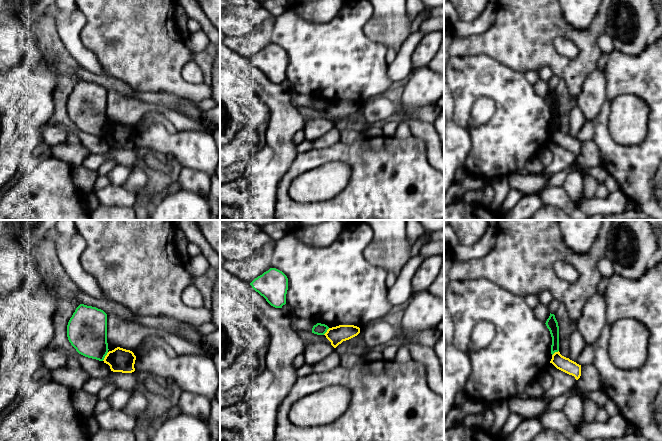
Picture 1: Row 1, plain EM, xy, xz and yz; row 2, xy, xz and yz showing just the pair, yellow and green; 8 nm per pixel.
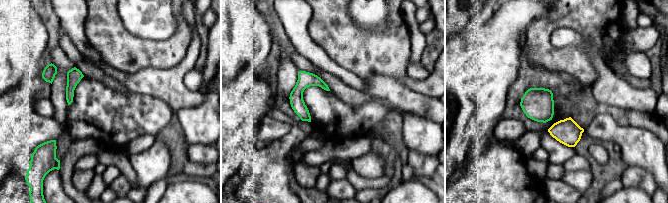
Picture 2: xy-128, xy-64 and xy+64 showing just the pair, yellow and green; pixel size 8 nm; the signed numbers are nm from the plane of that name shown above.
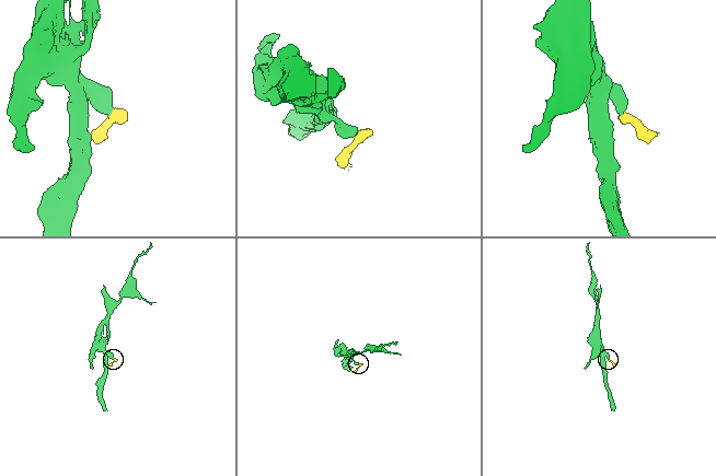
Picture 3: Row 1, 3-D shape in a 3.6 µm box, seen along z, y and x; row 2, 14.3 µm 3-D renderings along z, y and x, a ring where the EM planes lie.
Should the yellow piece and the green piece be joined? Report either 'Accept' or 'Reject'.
Reject

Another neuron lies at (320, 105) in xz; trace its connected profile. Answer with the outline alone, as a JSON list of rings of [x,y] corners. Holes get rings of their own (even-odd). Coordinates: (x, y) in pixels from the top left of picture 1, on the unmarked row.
[[[317,99],[316,101],[313,102],[312,104],[312,109],[317,110],[317,111],[324,111],[329,103],[325,100]]]

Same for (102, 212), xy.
[[[98,206],[90,216],[90,220],[137,220],[132,207]]]

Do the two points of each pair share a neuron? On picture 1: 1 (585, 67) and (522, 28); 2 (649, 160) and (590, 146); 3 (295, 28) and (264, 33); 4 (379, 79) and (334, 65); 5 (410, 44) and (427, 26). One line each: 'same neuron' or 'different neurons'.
1: same neuron
2: different neurons
3: different neurons
4: same neuron
5: different neurons

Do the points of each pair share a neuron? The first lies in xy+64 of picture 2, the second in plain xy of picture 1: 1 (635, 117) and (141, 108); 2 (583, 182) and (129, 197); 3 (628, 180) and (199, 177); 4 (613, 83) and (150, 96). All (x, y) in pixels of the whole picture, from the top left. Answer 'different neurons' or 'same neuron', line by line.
1: same neuron
2: different neurons
3: same neuron
4: same neuron

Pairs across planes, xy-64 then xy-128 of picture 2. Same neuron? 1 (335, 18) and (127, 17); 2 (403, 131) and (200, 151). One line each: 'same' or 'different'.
1: different
2: different

